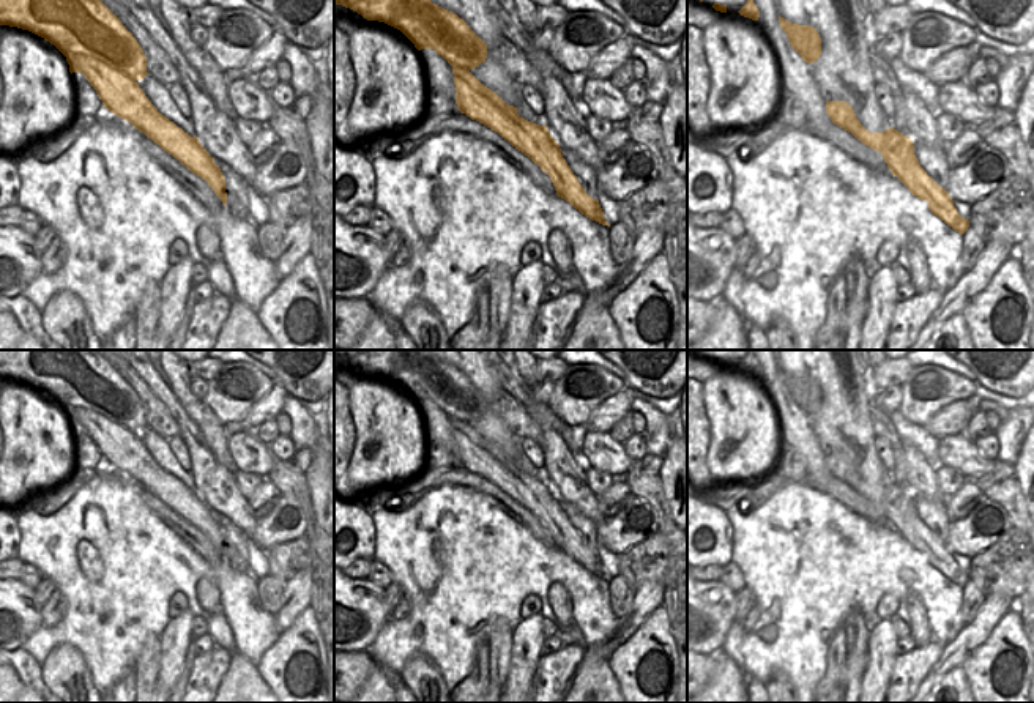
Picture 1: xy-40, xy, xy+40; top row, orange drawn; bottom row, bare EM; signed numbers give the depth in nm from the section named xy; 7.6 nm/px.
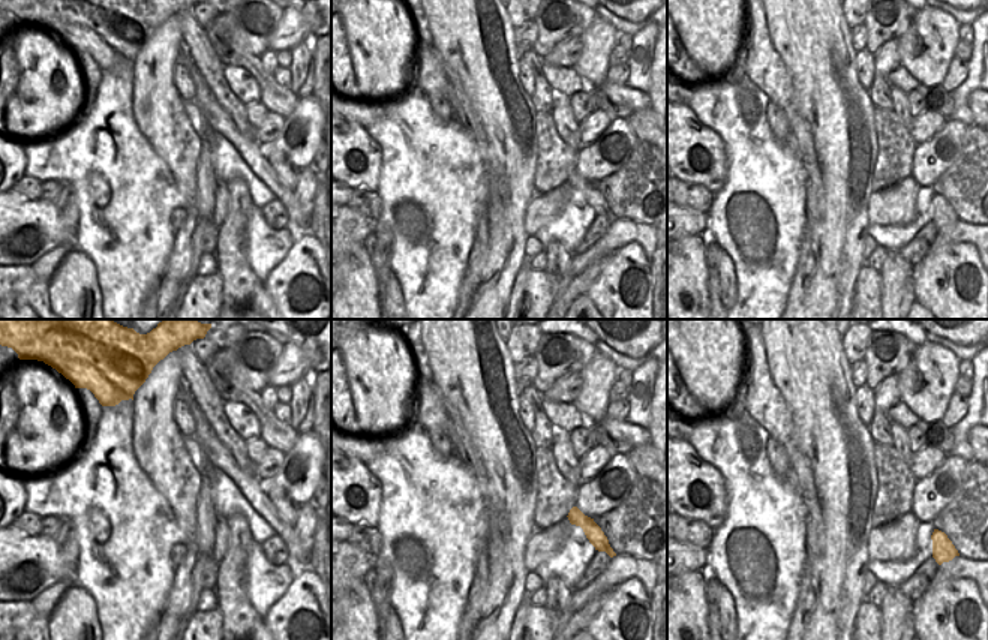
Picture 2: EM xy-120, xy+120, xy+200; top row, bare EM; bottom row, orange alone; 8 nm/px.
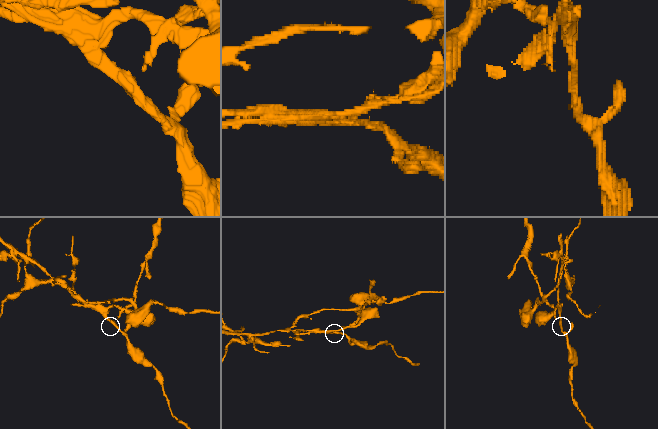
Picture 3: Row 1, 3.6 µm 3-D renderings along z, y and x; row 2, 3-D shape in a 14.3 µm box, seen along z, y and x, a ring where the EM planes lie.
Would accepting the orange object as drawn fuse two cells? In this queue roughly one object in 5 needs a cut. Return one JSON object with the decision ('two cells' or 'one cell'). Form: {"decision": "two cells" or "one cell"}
{"decision": "two cells"}

